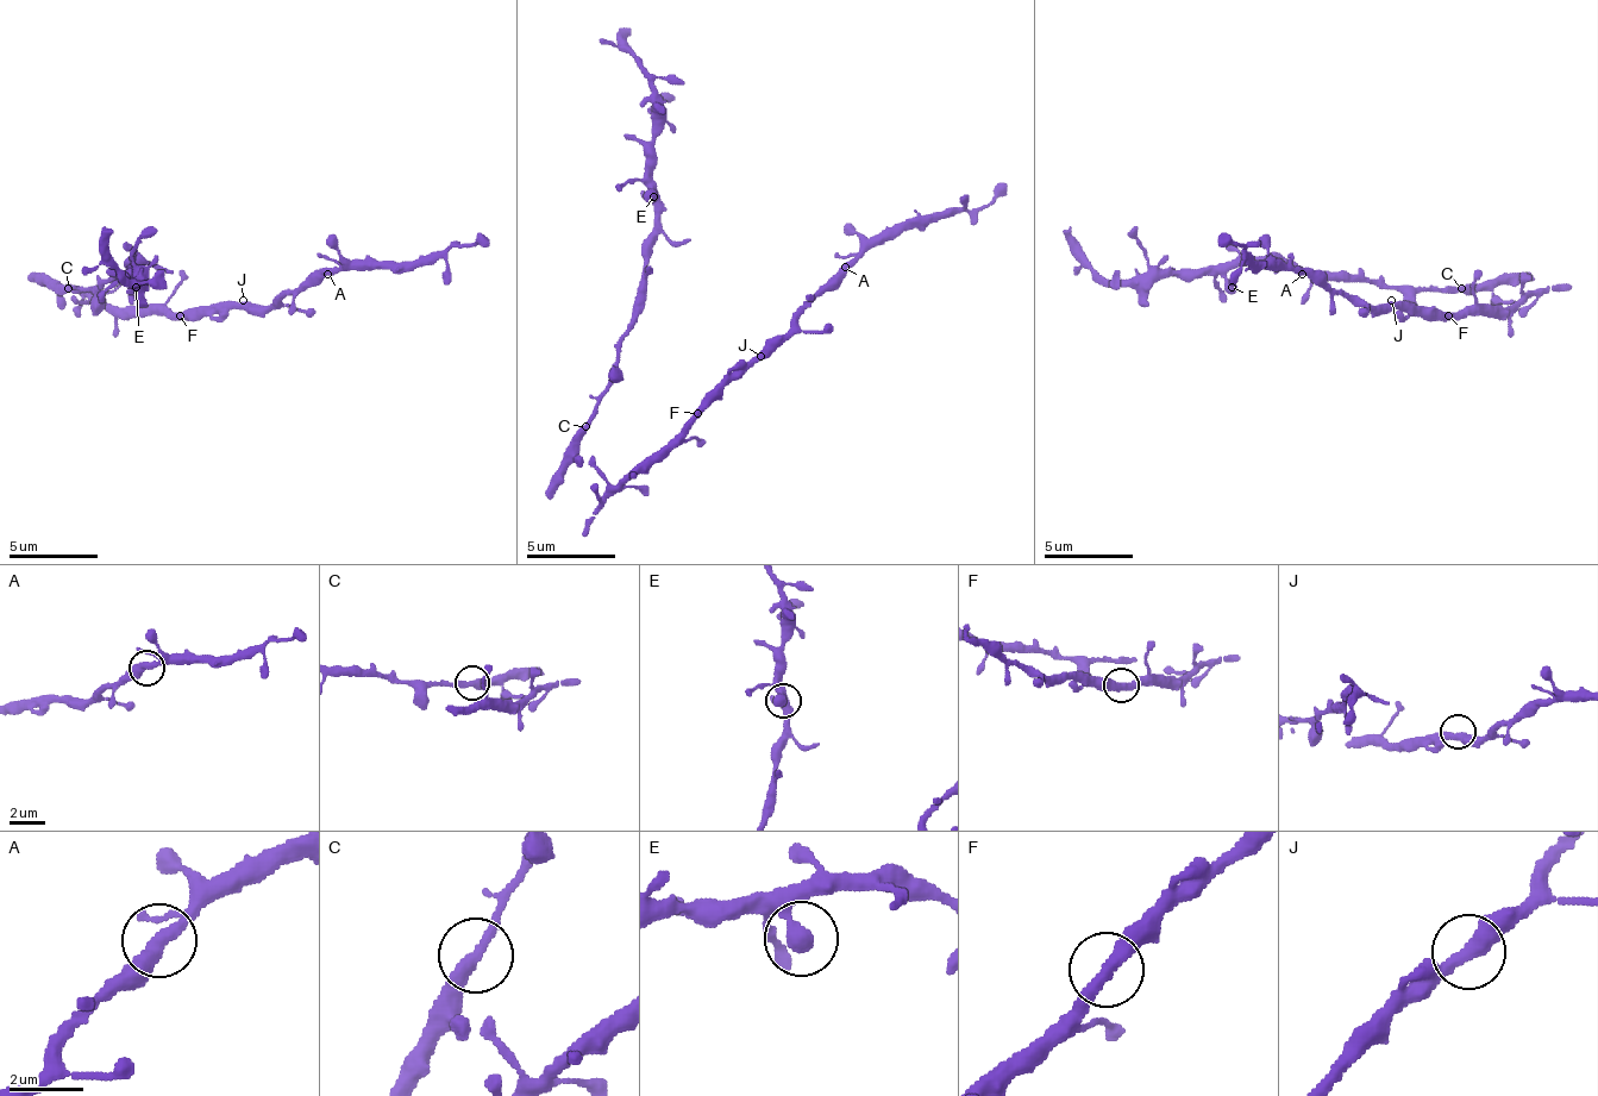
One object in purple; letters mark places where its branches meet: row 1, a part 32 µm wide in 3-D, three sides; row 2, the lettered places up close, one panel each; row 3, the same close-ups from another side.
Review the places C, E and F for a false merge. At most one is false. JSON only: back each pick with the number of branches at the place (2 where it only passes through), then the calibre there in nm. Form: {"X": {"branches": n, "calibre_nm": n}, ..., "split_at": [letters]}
{"split_at": []}

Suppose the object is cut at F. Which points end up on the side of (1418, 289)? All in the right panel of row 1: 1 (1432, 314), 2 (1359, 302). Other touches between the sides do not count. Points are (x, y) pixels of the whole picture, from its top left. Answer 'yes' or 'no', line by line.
1: no
2: no

